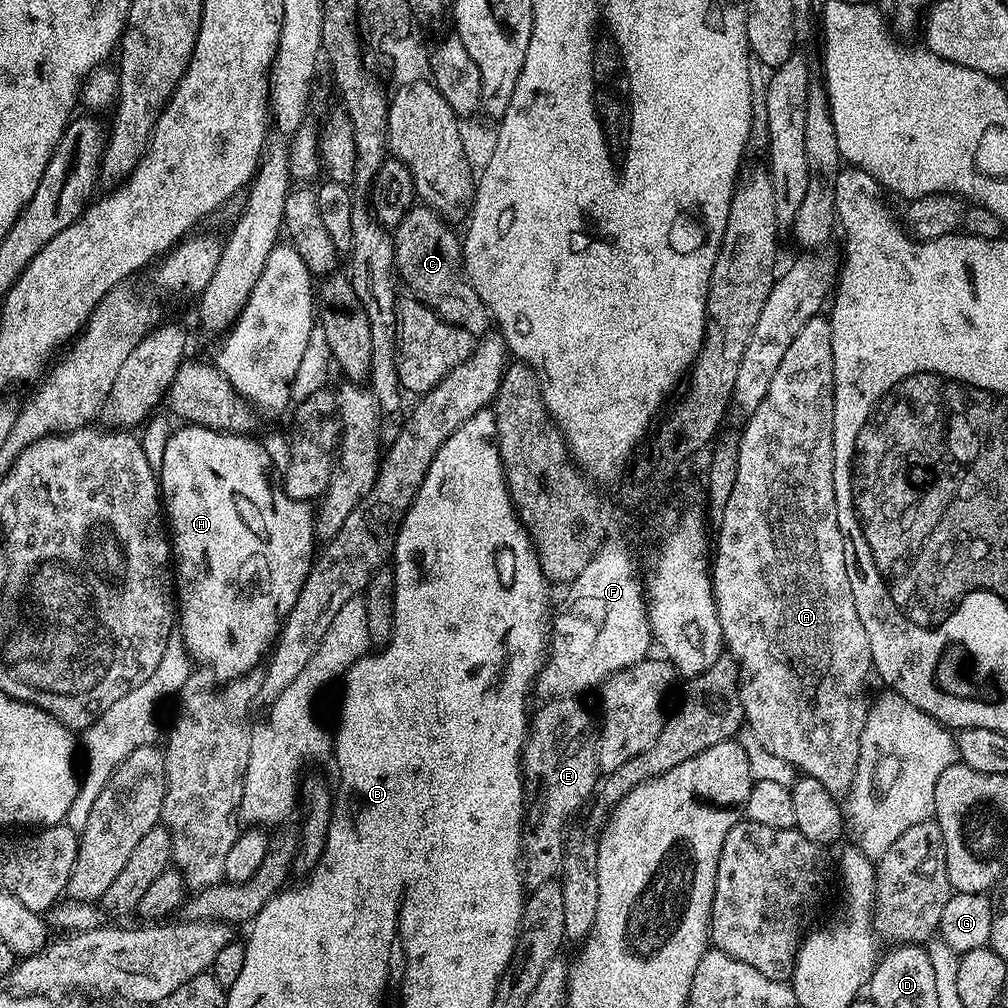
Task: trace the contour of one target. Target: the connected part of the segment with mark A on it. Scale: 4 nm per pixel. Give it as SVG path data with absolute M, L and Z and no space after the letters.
M824 314L812 316L810 322L806 322L802 326L802 330L798 330L798 334L794 334L794 342L790 342L790 347L787 348L786 354L782 354L782 362L778 362L778 371L774 373L774 382L770 382L770 390L766 390L766 398L750 413L747 417L748 425L742 428L740 432L740 449L738 450L737 464L738 474L734 477L734 491L730 493L730 502L726 502L726 510L722 514L720 521L718 521L720 533L717 534L716 540L714 536L714 552L716 548L716 557L713 555L710 560L710 571L712 574L710 591L714 594L714 602L718 610L716 622L722 626L722 634L724 635L723 647L726 649L727 655L732 656L739 665L738 699L743 712L743 723L746 725L747 731L763 748L770 750L770 754L775 754L776 757L782 758L782 762L792 765L793 768L799 770L805 776L818 778L818 782L822 782L822 786L826 786L826 790L830 790L833 794L844 794L851 788L854 782L856 767L858 766L860 739L862 738L862 730L864 729L864 723L868 717L868 709L870 707L869 697L864 697L864 679L867 678L868 672L870 676L870 673L873 671L873 666L872 655L870 654L870 638L866 636L866 626L862 626L862 618L858 618L858 610L854 606L854 594L850 586L848 567L844 561L844 539L838 526L838 510L836 509L836 499L834 498L834 450L832 449L832 427L834 426L833 386L834 354L832 353L832 322Z

